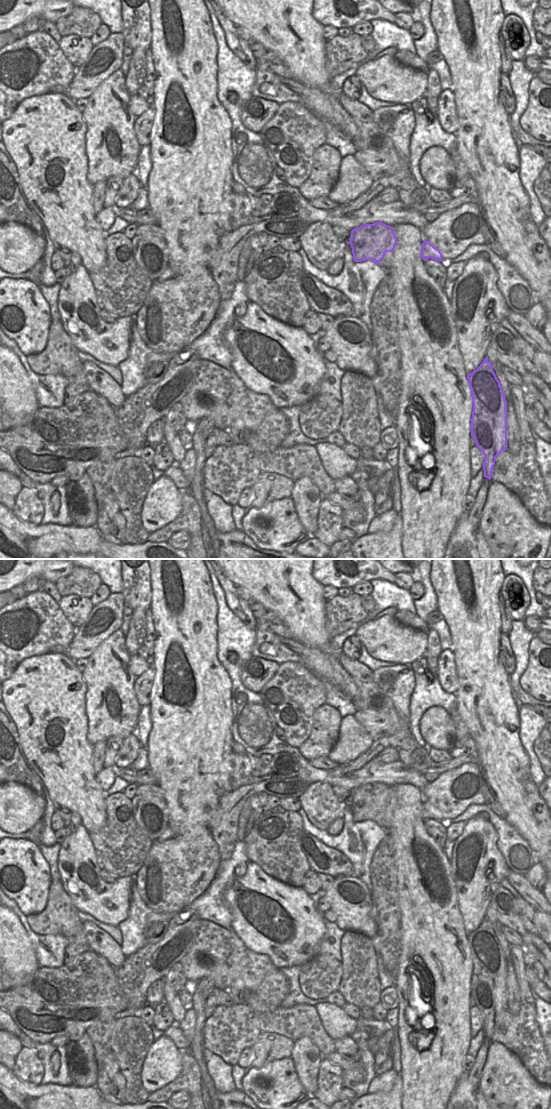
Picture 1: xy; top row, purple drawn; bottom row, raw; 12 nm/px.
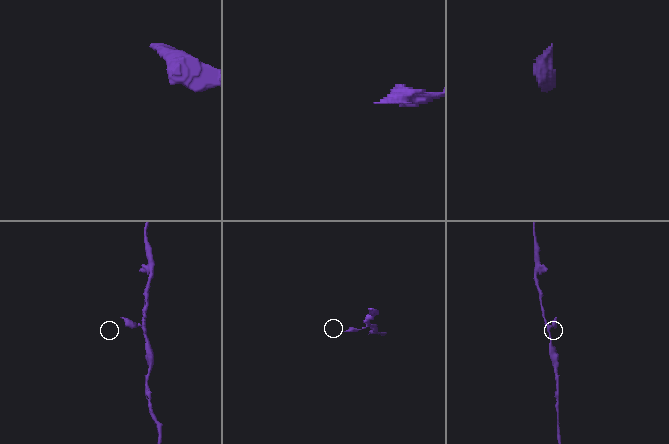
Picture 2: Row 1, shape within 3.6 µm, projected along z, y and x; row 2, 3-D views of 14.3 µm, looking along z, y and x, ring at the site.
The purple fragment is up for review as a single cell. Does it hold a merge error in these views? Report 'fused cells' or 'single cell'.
single cell

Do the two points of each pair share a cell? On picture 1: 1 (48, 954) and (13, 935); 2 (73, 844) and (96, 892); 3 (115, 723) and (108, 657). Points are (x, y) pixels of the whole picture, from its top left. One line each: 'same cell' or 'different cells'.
1: different cells
2: same cell
3: same cell

